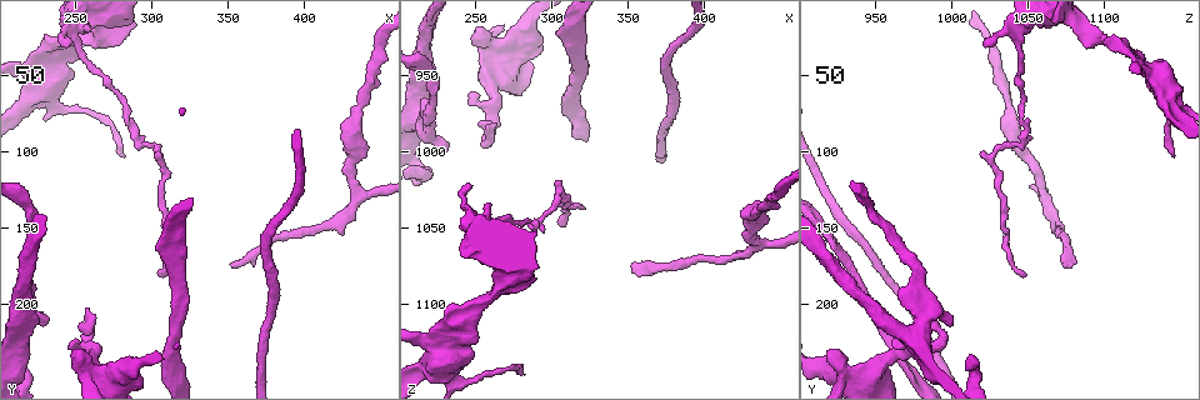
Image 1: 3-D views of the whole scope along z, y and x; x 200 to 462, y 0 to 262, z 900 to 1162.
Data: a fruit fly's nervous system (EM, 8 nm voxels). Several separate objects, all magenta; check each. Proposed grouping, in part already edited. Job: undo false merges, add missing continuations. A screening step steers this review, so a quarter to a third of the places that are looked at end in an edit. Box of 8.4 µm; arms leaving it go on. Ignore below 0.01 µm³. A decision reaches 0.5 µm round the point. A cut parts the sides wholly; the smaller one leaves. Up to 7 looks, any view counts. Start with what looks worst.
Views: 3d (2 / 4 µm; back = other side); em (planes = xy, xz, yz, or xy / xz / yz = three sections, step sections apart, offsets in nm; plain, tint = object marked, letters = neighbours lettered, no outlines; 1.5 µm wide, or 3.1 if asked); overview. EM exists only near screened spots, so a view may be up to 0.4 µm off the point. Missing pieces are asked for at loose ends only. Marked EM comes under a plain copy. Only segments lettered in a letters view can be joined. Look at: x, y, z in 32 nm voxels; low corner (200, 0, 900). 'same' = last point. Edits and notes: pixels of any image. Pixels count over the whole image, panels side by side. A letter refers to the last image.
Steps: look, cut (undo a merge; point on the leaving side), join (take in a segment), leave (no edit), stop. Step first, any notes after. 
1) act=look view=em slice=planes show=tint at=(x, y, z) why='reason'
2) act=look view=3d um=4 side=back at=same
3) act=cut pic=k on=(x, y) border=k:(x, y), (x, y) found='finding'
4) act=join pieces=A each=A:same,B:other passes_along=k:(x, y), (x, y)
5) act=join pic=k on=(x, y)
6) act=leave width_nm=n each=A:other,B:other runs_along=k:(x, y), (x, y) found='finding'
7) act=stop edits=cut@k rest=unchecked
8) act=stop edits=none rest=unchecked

act=look view=3d um=2 at=(258, 224, 990) why='abrupt turn'

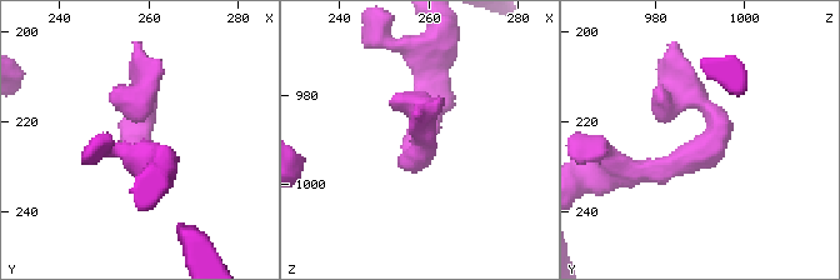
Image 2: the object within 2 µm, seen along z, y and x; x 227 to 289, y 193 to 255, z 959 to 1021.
act=look view=em slice=yz step=8 show=tint at=(258, 224, 992) why='shape alone is not enough'

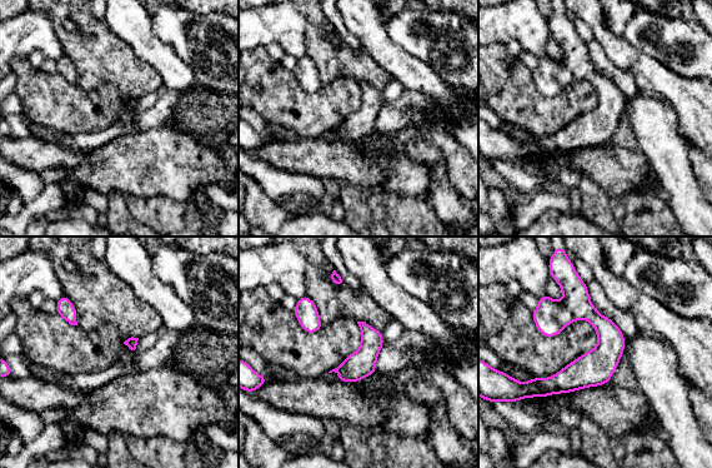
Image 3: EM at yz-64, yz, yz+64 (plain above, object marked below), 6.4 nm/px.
act=look view=em slice=planes show=letters at=same

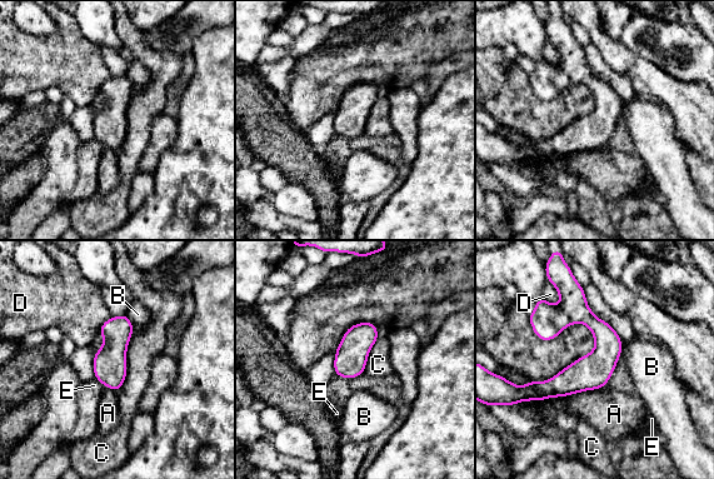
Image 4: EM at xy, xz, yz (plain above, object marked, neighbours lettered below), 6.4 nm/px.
act=leave each=A:other,B:other,C:other,D:other,E:other border=4:(133, 330), (126, 378), (118, 392) found='one neuron here'

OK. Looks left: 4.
act=look view=3d um=4 at=(308, 184, 1046) why='tapers out'

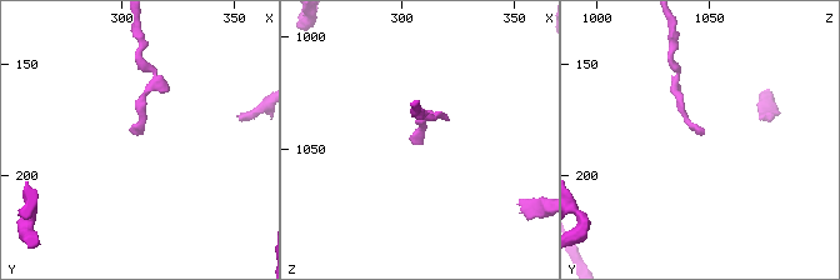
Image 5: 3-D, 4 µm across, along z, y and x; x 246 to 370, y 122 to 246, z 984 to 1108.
act=look view=em slice=planes show=letters at=(308, 181, 1047)

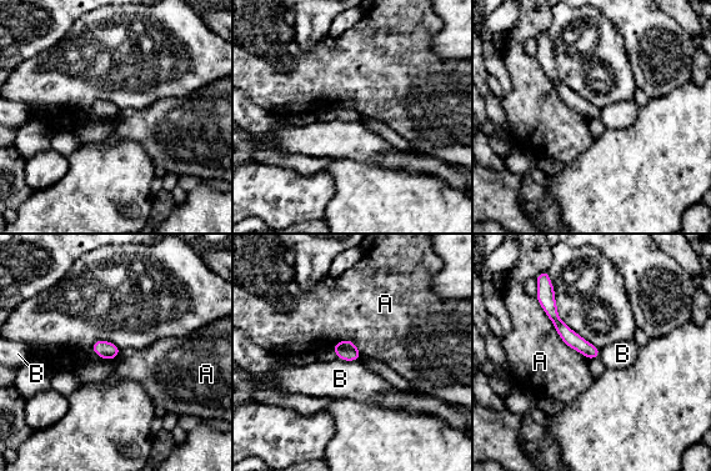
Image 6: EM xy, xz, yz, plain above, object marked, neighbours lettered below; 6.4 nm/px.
act=leave width_nm=100 each=A:other,B:other found='no lettered segment goes on from it'

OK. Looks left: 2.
act=stop edits=none rest=unchecked

